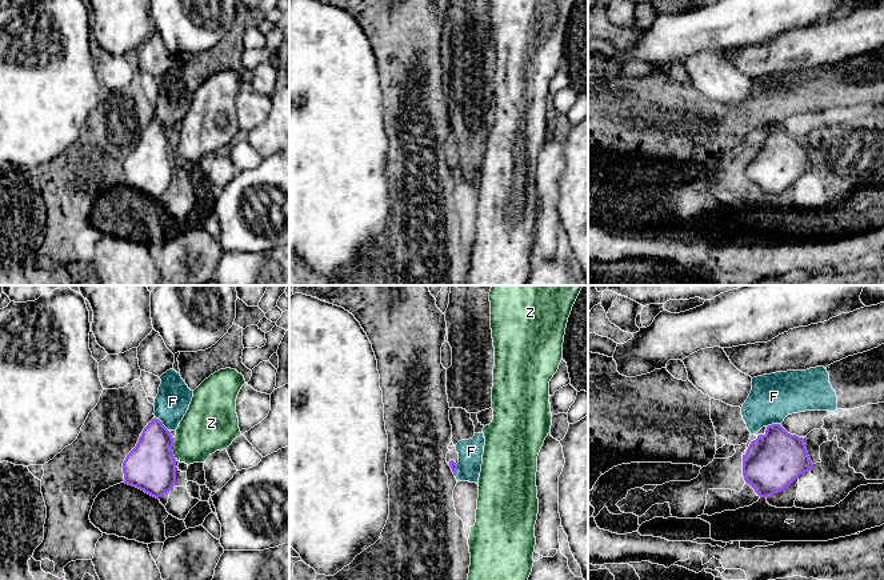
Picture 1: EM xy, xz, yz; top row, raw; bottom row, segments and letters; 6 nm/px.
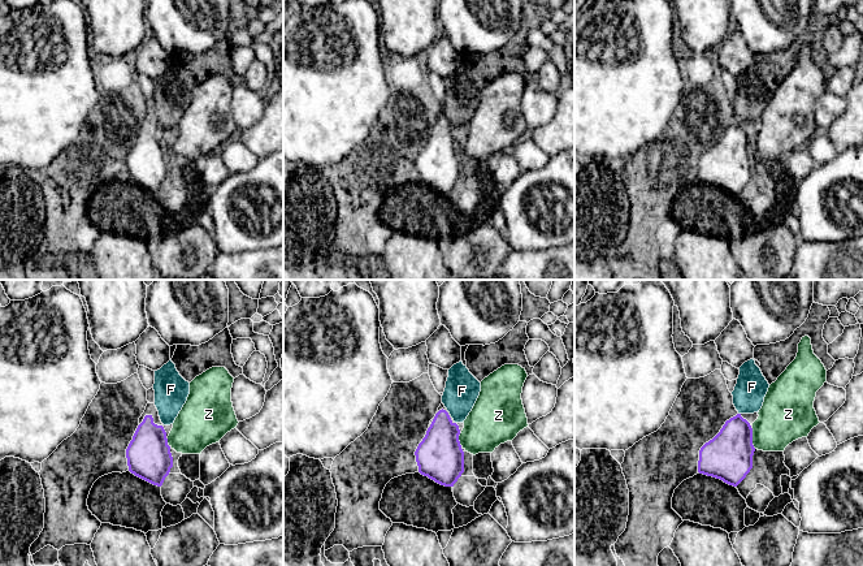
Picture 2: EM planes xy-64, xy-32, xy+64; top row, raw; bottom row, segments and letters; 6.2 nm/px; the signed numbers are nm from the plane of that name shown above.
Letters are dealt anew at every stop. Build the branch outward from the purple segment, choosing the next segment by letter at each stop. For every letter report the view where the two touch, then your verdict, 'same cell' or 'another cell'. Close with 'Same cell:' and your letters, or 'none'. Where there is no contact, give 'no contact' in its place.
F: contact in xy; another cell
Z: contact in xy; another cell
Same cell: none

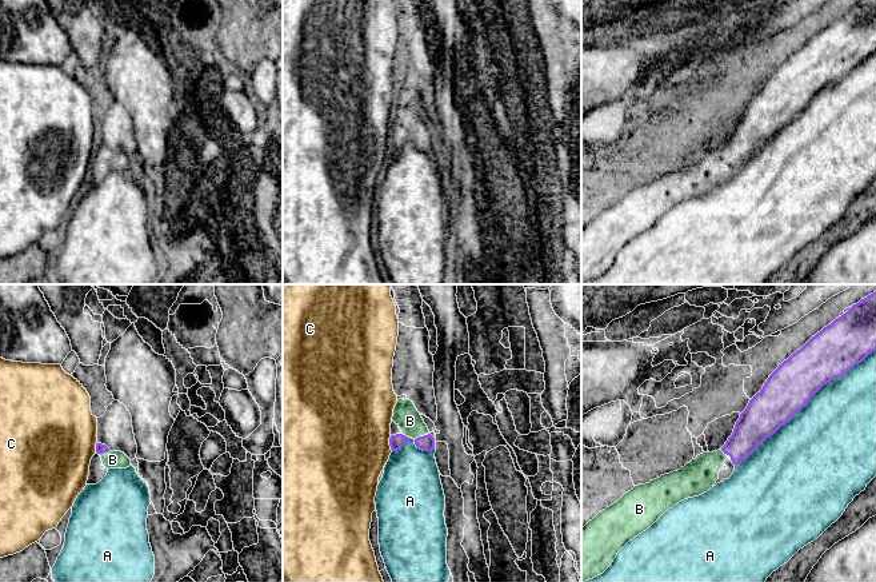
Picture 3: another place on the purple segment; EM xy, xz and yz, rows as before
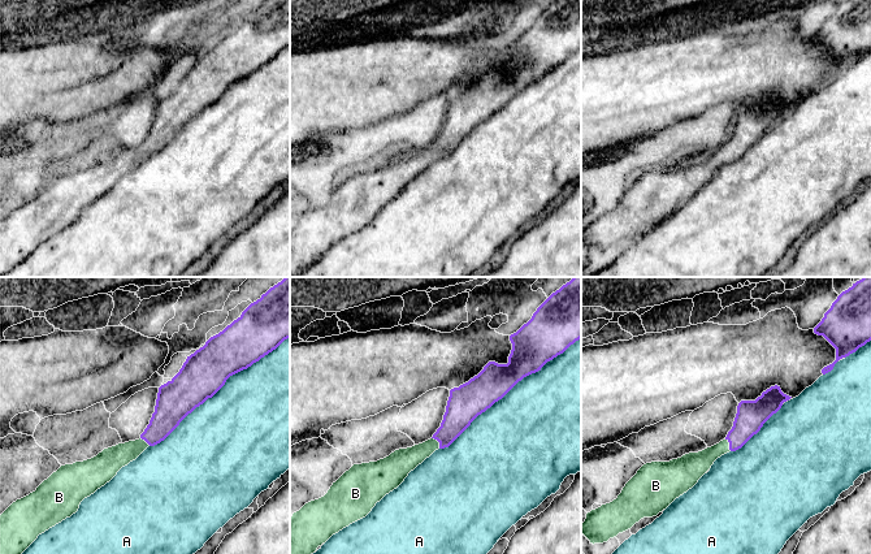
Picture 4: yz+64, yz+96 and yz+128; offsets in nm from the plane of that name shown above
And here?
A: contact in yz; another cell
B: contact in xz; same cell
C: contact in xz; another cell
Same cell: B

